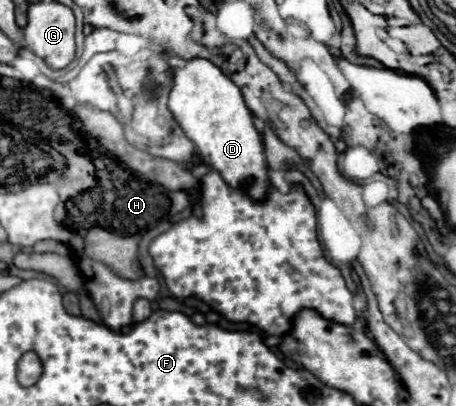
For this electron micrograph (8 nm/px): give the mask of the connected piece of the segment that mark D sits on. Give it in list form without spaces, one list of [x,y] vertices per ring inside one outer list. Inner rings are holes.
[[[190,58],[184,66],[170,66],[172,88],[168,96],[168,110],[182,128],[182,132],[196,144],[204,164],[218,170],[228,186],[254,178],[250,196],[264,200],[268,190],[268,164],[262,148],[262,138],[254,126],[240,88],[208,58]]]

